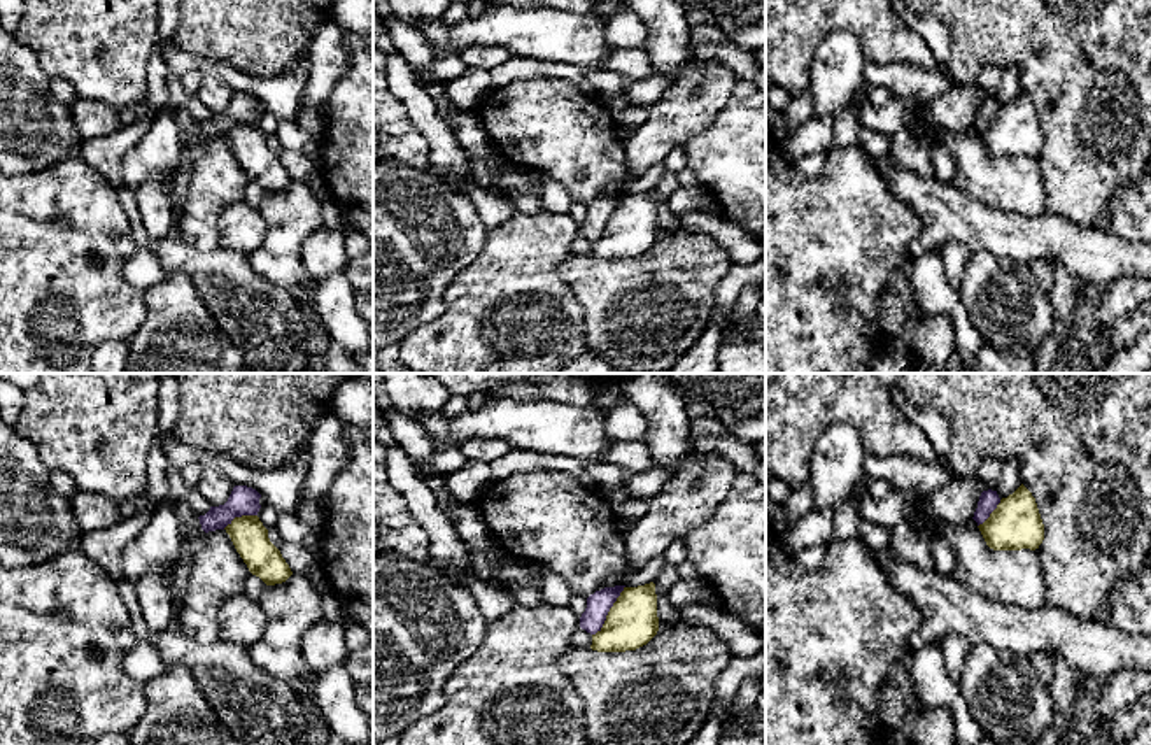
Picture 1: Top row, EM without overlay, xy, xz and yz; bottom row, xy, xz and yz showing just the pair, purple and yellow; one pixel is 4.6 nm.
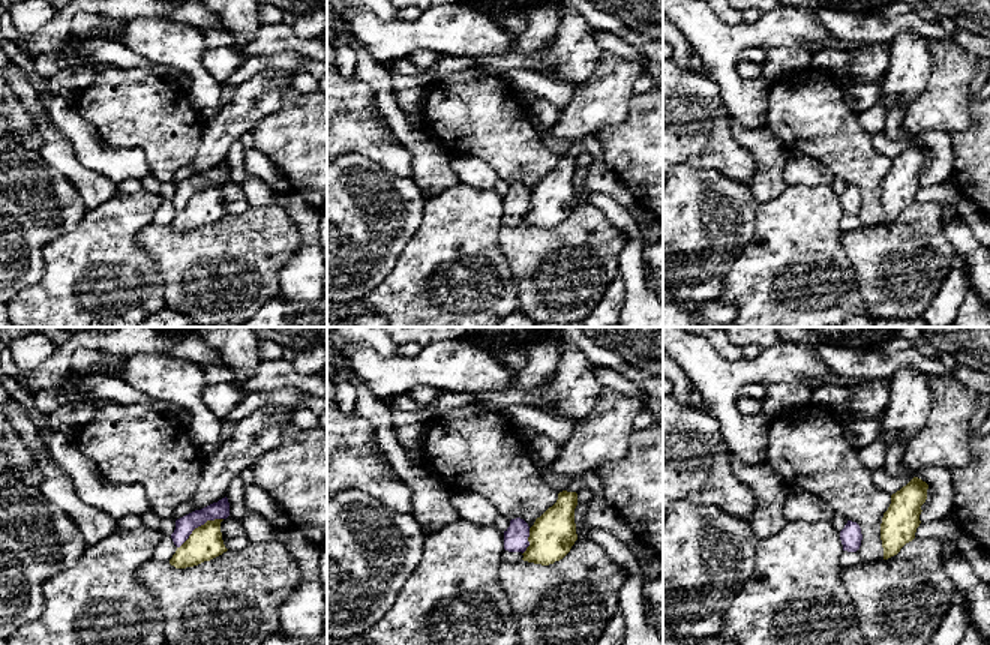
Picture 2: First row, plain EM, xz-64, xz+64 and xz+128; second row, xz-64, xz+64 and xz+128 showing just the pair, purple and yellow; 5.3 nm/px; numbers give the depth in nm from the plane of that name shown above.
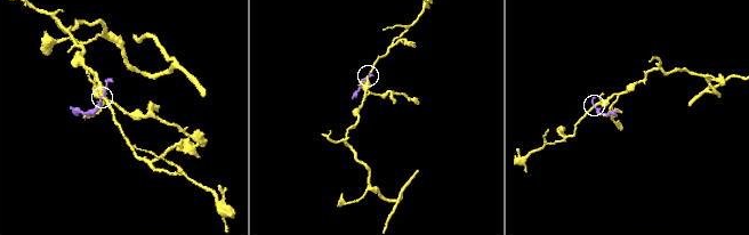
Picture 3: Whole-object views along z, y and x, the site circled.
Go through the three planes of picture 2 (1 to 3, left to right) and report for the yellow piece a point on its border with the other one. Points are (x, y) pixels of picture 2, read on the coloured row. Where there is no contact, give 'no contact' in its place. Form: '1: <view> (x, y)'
1: xz-64 (198, 525)
2: xz+64 (528, 542)
3: no contact

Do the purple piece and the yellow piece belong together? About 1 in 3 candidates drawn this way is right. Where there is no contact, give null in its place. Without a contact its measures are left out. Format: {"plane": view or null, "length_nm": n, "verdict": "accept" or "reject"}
{"plane": "xz", "length_nm": 280, "verdict": "reject"}

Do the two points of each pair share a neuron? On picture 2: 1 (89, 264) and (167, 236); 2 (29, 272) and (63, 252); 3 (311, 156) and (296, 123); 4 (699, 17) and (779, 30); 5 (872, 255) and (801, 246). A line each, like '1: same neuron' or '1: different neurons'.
1: different neurons
2: different neurons
3: same neuron
4: same neuron
5: different neurons

